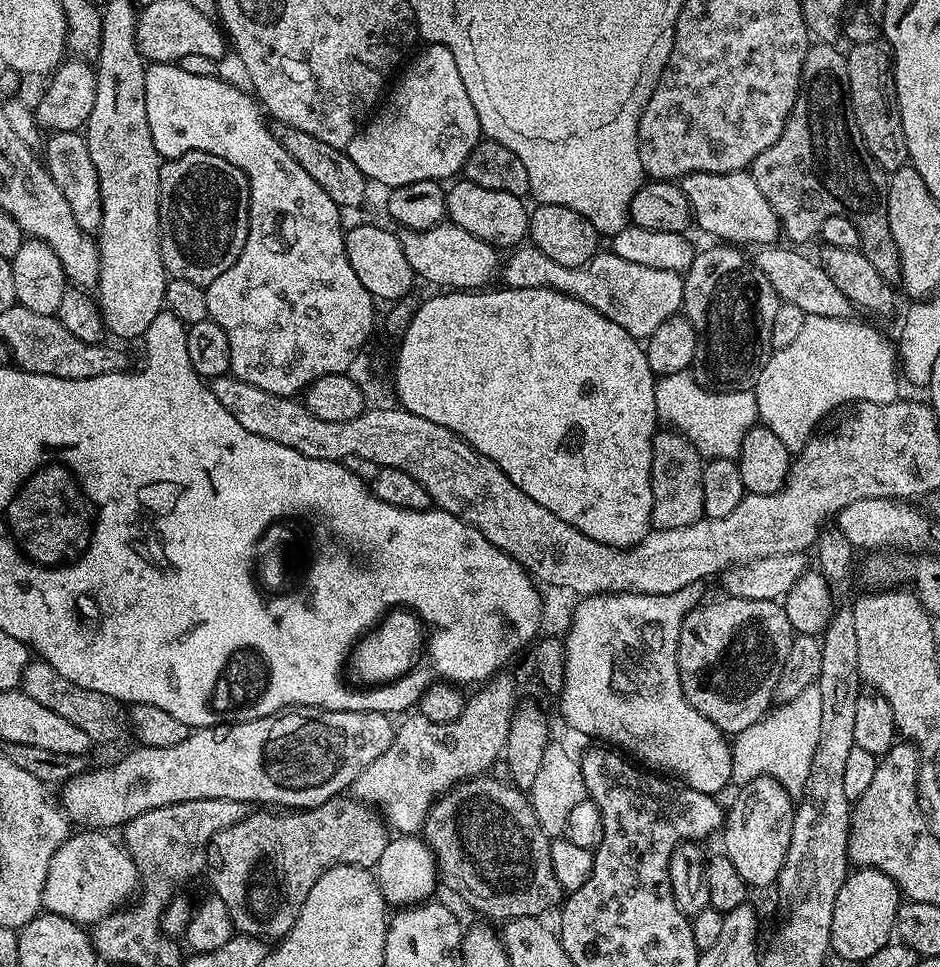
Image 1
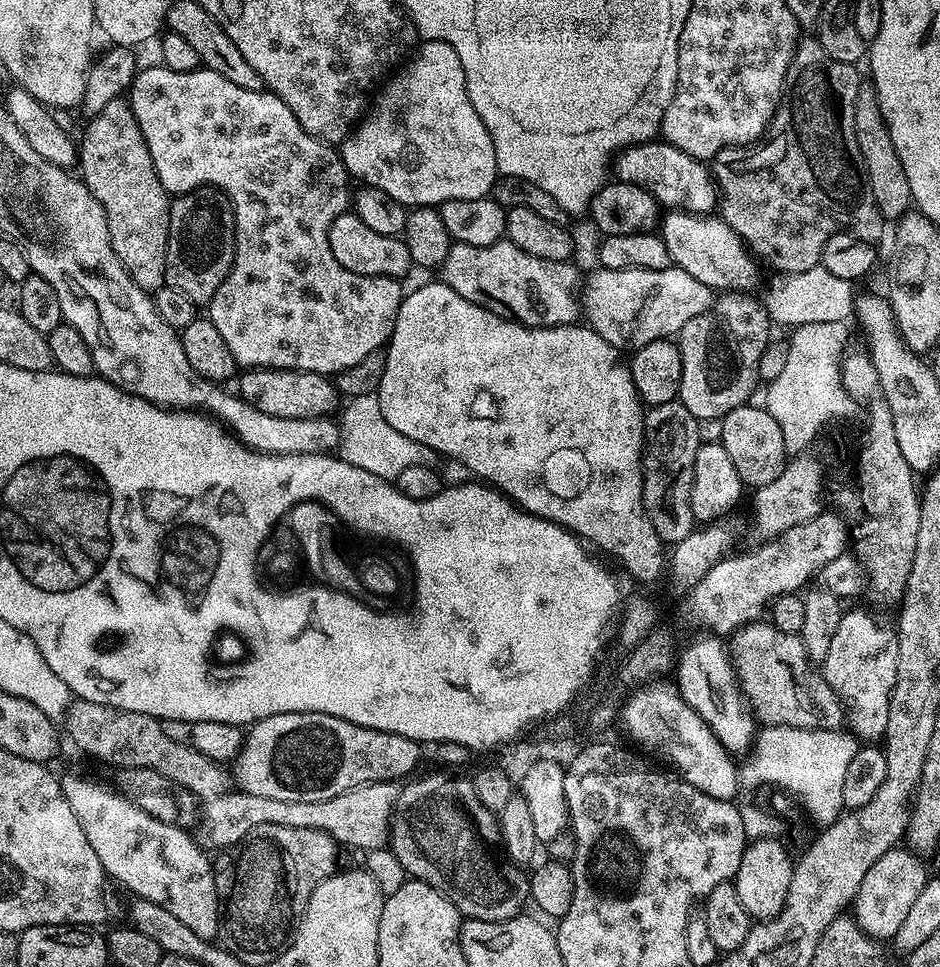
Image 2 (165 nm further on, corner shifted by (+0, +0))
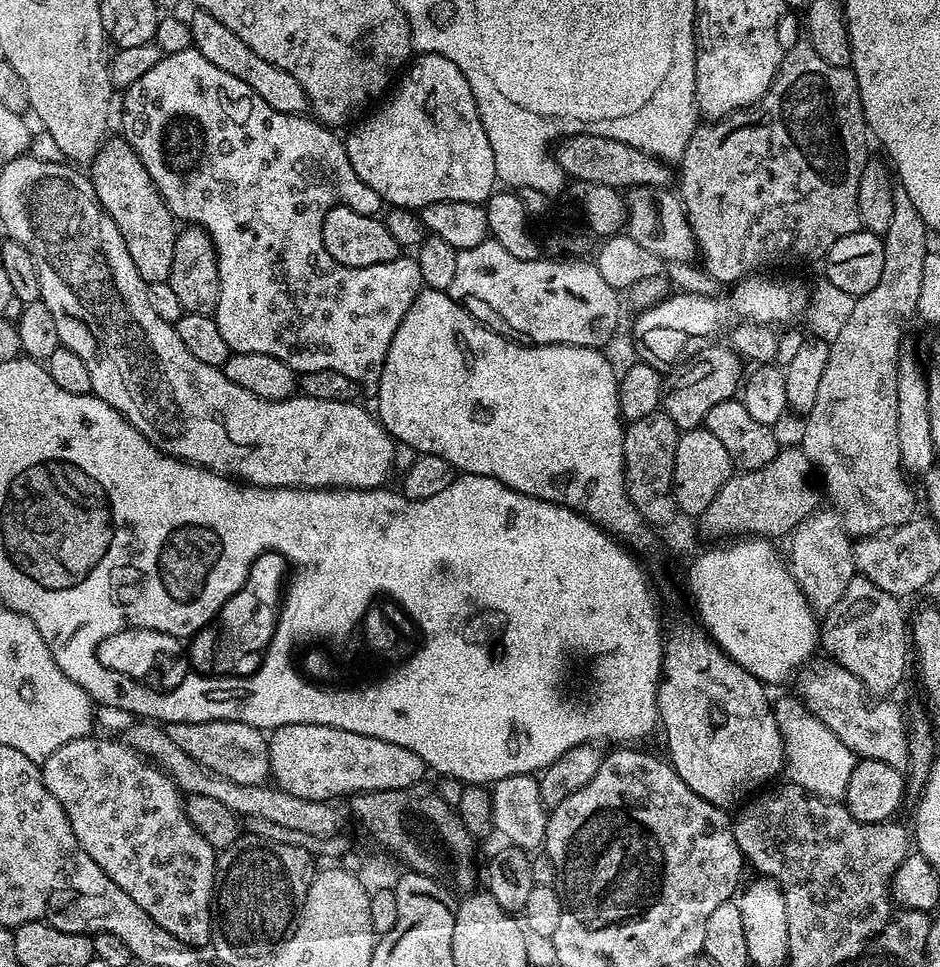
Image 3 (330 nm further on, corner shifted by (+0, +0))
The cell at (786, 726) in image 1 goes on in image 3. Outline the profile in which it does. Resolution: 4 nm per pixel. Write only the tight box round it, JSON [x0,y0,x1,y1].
[774,696,858,801]

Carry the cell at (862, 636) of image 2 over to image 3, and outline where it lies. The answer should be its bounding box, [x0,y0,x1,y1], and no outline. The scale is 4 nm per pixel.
[822,575,910,698]

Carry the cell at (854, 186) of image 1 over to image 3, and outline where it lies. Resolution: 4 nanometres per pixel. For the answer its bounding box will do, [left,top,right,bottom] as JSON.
[678,42,870,286]

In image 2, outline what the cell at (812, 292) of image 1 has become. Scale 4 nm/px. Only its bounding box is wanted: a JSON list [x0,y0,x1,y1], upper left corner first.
[658,210,761,294]

